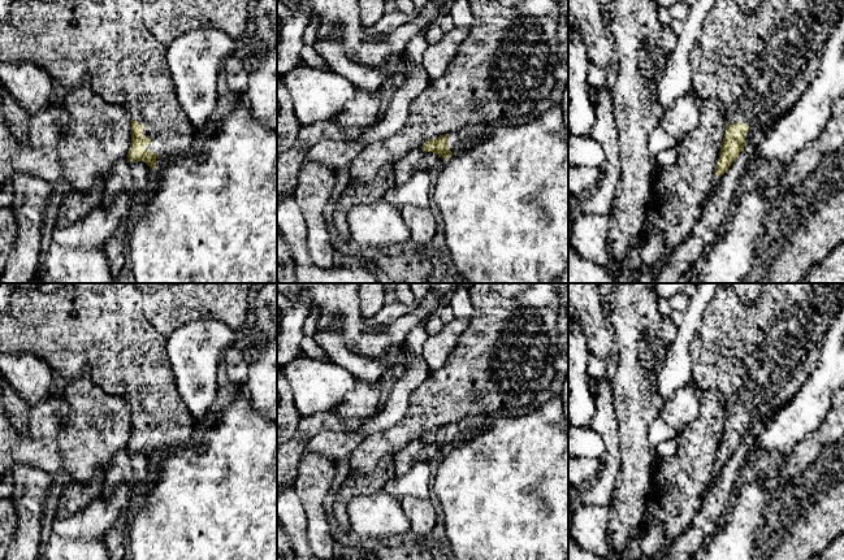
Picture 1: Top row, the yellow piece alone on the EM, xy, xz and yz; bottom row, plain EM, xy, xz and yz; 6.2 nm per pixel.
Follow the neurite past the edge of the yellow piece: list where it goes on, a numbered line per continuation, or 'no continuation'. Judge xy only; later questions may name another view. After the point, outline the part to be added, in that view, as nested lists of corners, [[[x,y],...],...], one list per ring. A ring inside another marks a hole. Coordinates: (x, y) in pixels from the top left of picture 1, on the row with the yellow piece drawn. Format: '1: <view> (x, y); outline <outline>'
1: xy (103, 43); outline [[[16,0],[10,17],[0,22],[0,64],[33,62],[64,88],[88,84],[108,103],[121,105],[144,126],[142,135],[152,143],[143,148],[157,155],[156,166],[195,146],[198,130],[178,101],[166,52],[168,47],[144,27],[140,0]]]

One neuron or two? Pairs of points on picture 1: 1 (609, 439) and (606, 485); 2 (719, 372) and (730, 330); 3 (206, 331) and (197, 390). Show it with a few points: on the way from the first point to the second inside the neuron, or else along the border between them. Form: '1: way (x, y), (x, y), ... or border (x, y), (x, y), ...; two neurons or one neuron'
1: way (610, 451), (609, 473); one neuron
2: way (721, 361), (726, 356), (726, 347), (730, 341); one neuron
3: way (199, 346), (197, 348), (197, 376); one neuron

